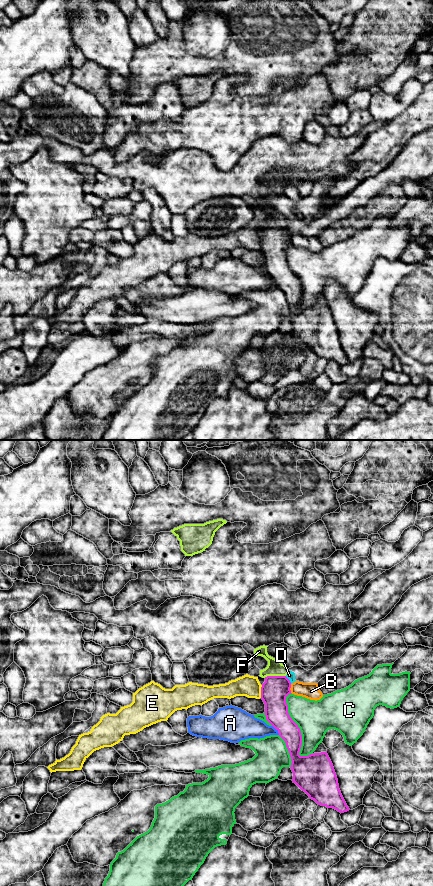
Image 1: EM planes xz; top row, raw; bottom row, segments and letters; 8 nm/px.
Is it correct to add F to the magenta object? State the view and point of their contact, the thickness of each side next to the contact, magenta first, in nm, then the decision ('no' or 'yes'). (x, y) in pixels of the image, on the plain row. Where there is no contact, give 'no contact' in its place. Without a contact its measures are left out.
meets magenta in xz at (275, 228); 220 nm thick on the magenta side, 130 nm on the other; yes

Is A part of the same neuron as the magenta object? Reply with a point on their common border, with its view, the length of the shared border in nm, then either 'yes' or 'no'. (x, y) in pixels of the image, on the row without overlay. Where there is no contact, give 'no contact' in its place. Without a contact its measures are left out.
xz (276, 281) | 100 nm | no

